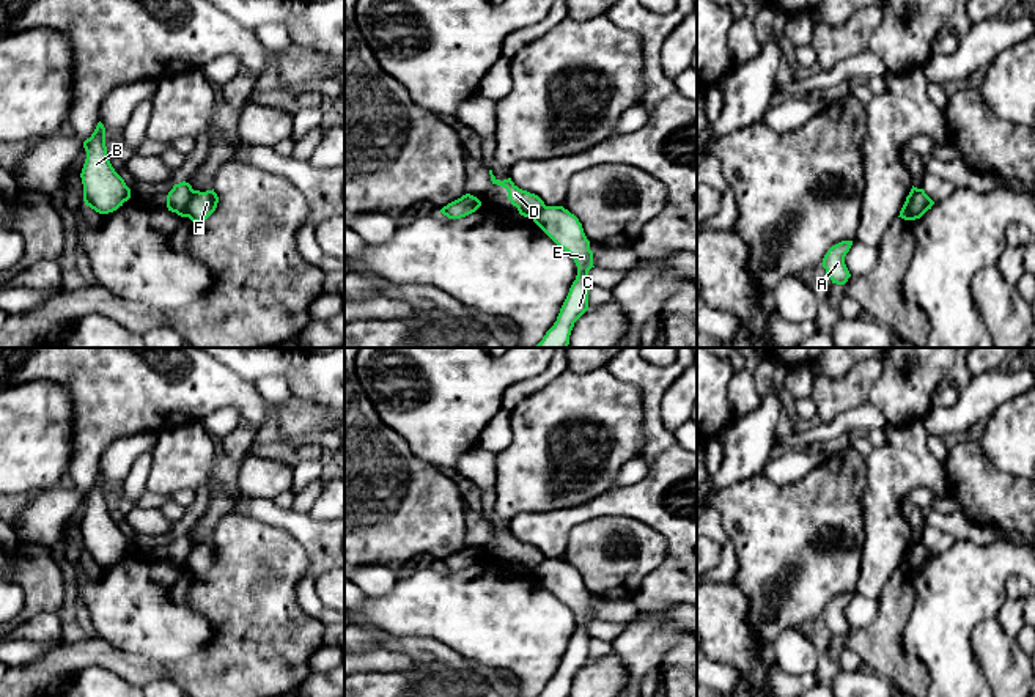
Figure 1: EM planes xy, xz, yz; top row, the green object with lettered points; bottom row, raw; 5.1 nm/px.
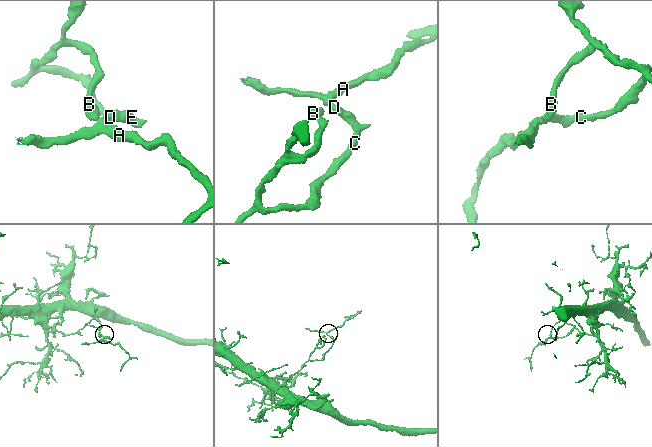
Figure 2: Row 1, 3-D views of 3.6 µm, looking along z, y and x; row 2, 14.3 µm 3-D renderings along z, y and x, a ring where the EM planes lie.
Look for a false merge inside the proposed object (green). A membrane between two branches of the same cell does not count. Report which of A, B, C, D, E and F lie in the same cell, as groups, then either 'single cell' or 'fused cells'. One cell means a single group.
A D / B C E F | fused cells

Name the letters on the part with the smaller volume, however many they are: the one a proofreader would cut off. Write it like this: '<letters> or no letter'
A, D

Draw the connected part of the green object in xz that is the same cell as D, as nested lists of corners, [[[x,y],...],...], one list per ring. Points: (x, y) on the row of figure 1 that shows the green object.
[[[489,170],[489,175],[491,175],[492,184],[497,184],[506,189],[508,200],[511,201],[513,206],[518,208],[521,216],[533,219],[538,212],[544,209],[546,205],[538,195],[519,189],[511,181],[511,178],[500,181],[492,175],[492,170]]]

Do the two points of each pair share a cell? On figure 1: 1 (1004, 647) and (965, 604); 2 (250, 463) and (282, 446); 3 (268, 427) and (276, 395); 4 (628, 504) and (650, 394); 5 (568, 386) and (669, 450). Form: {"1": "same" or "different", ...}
{"1": "different", "2": "different", "3": "same", "4": "same", "5": "different"}

